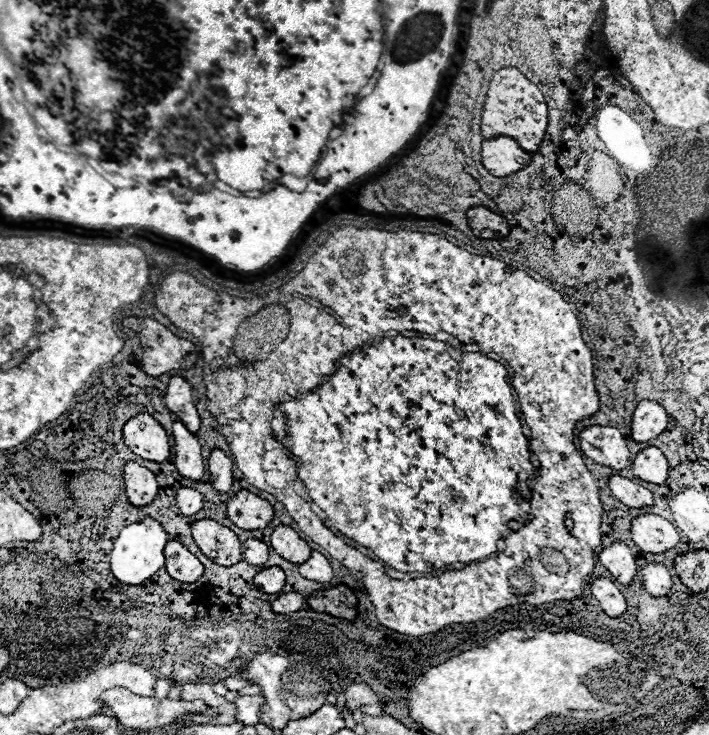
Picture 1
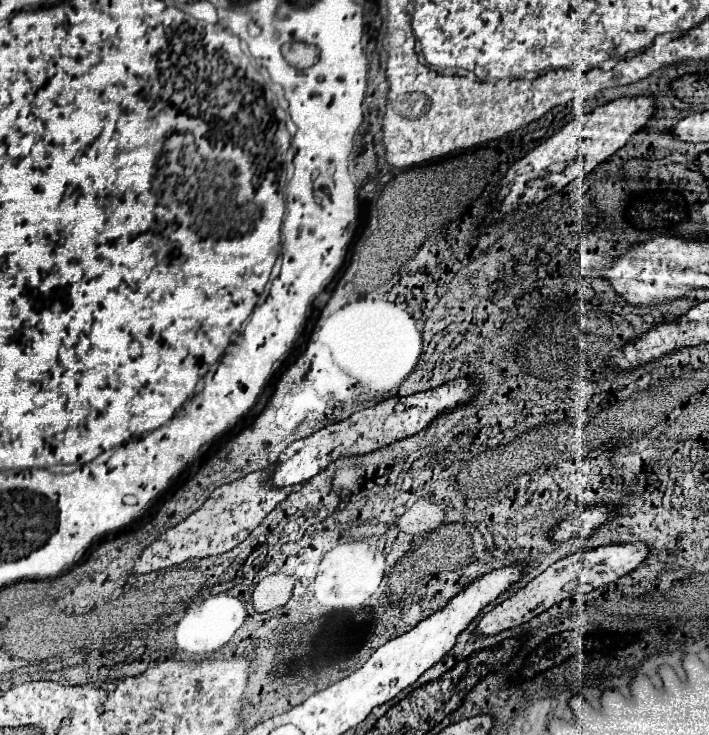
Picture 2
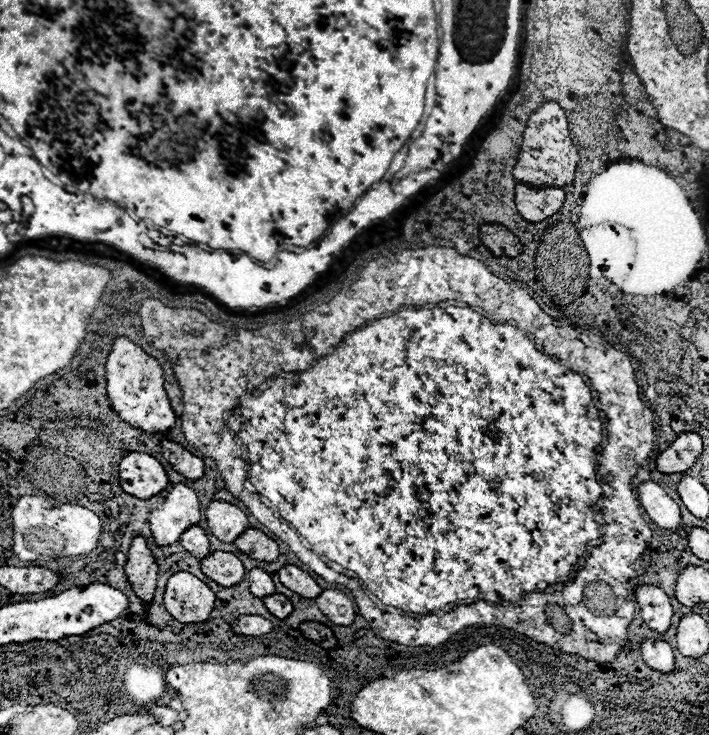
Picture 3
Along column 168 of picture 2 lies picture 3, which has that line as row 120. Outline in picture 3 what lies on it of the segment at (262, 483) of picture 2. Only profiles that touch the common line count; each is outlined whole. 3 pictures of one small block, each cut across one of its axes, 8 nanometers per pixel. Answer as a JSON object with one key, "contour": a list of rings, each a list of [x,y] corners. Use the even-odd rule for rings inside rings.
{"contour":[[[546,102],[536,108],[526,124],[522,146],[518,152],[514,178],[530,186],[556,186],[562,188],[572,182],[578,164],[578,152],[572,144],[564,110],[556,102]]]}

